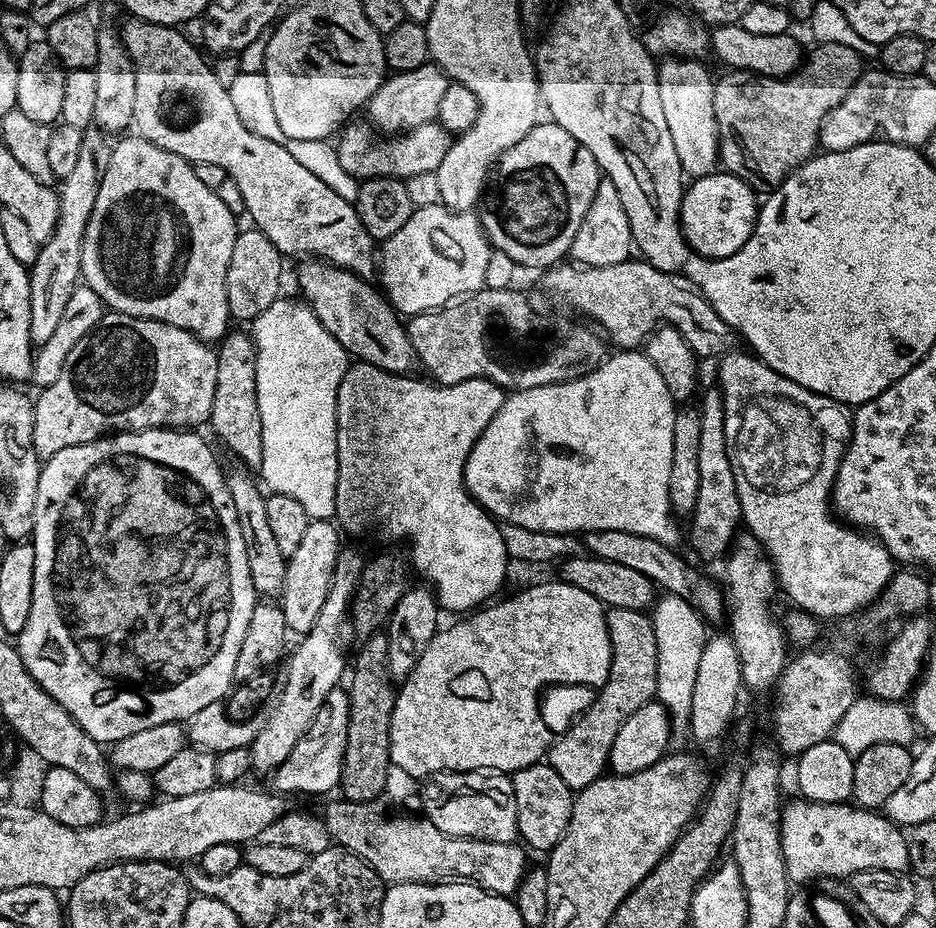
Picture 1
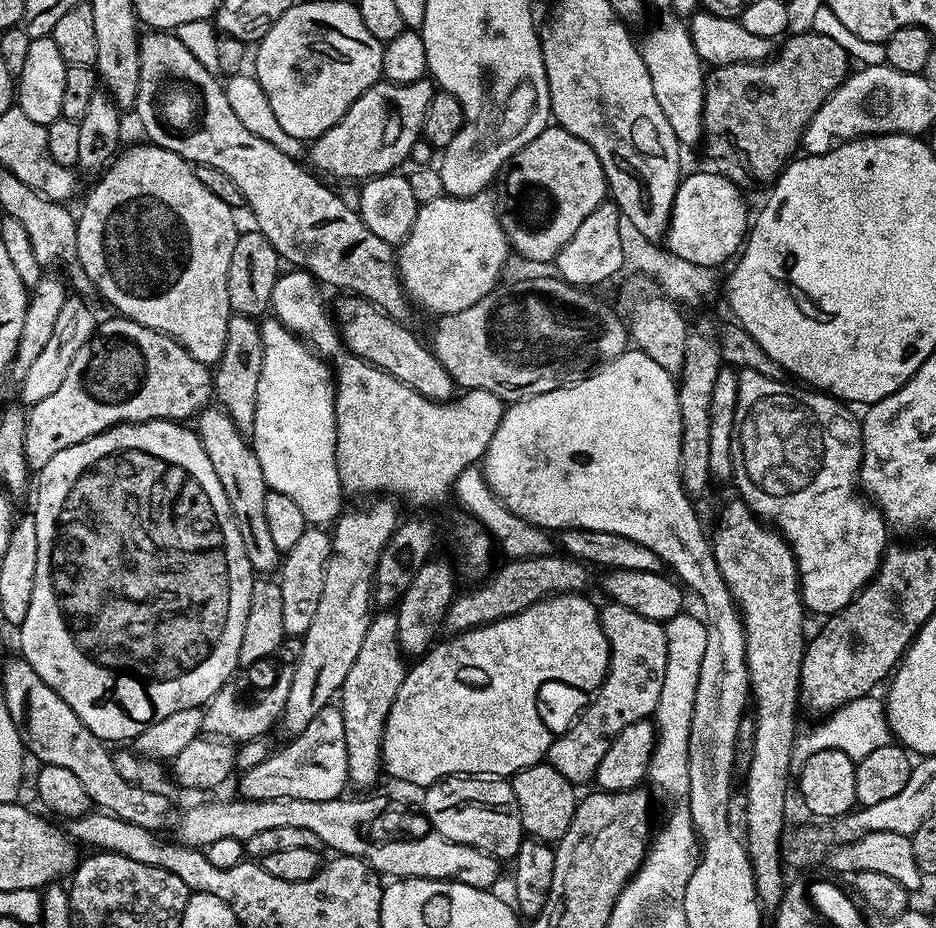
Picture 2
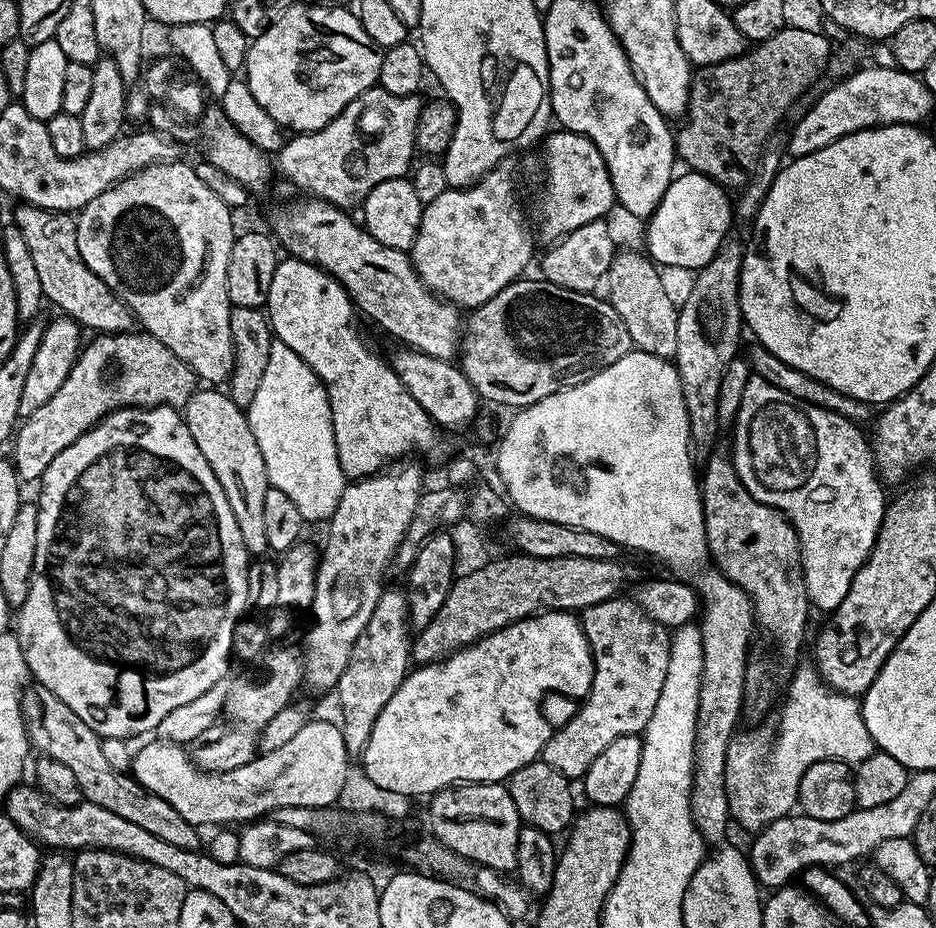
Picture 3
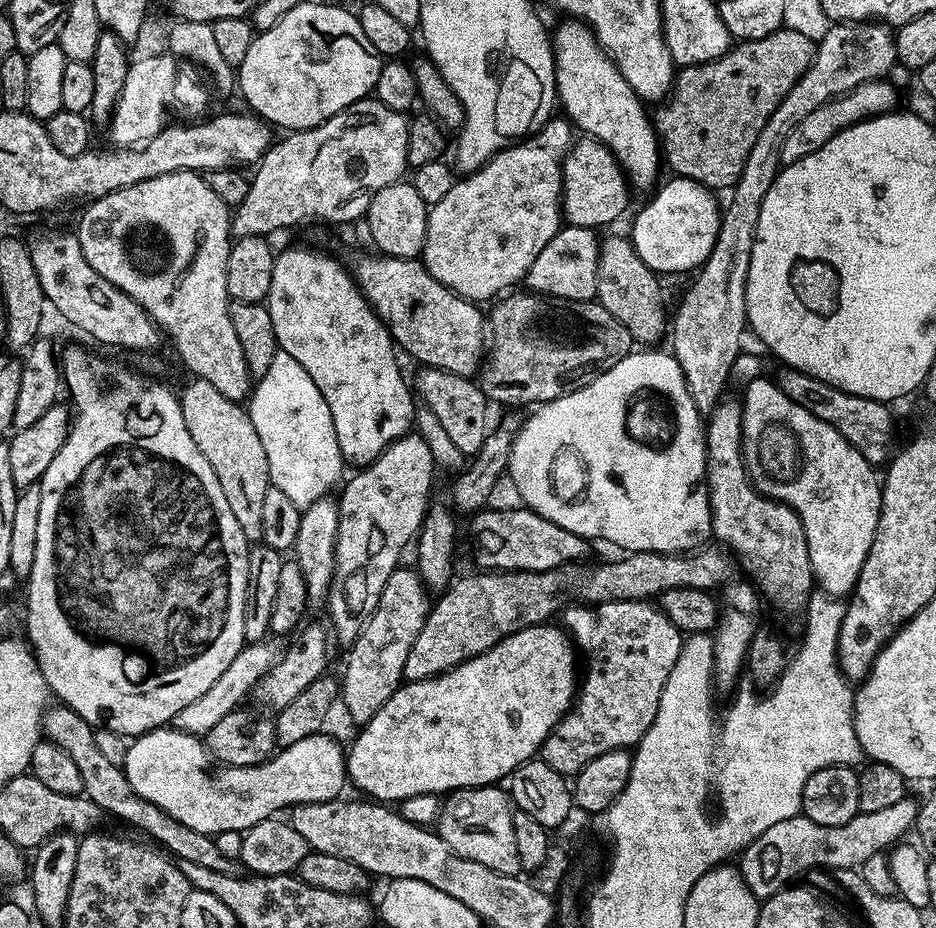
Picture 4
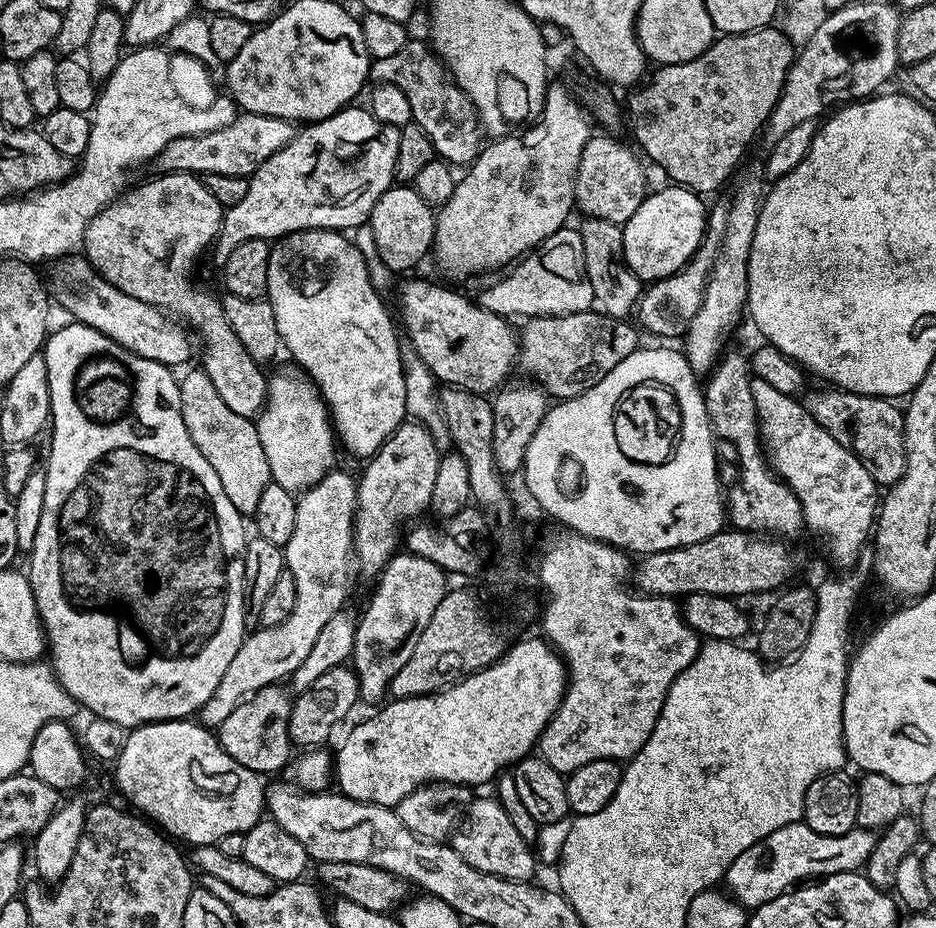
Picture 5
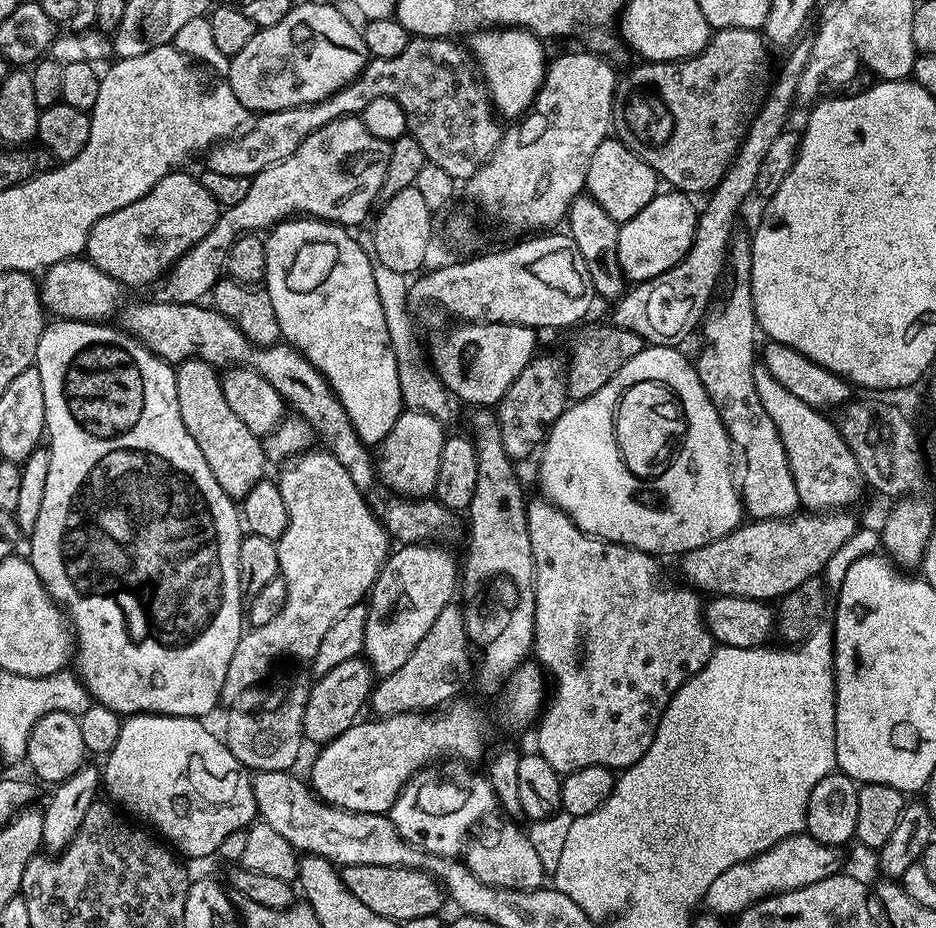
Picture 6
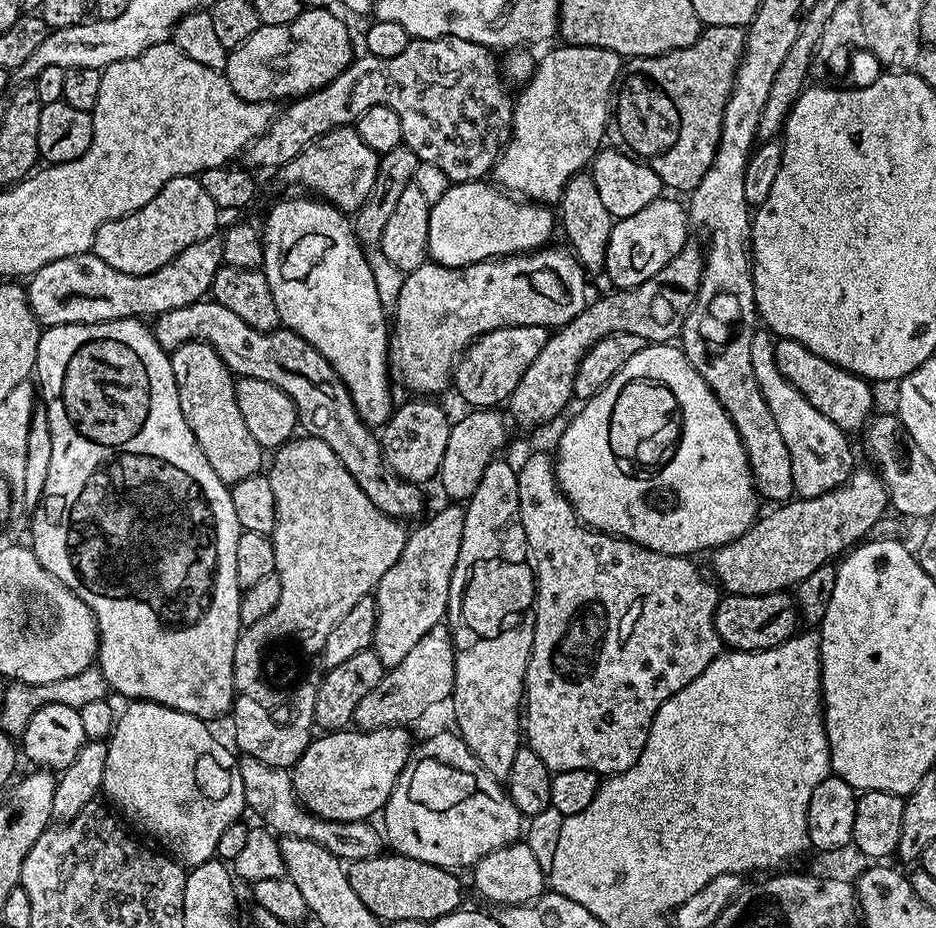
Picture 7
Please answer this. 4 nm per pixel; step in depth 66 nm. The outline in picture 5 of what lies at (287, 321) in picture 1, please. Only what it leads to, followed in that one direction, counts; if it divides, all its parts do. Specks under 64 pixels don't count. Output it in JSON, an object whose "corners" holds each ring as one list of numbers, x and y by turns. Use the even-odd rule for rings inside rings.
{"corners":[[280,372,269,379,268,400,255,425,262,438,262,450,266,450,266,462,270,462,272,483,299,494,333,467,332,455,338,450,334,424,319,390,303,375]]}

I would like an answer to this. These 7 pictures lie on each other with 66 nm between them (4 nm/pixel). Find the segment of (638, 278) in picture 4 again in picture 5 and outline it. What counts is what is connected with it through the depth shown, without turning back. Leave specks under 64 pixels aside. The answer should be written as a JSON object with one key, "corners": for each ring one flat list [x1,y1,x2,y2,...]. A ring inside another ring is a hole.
{"corners":[[589,216,581,219,578,231,586,258,586,274,590,278,595,307,606,316,628,318,633,315,642,291,642,282,624,260,624,230,621,225]]}

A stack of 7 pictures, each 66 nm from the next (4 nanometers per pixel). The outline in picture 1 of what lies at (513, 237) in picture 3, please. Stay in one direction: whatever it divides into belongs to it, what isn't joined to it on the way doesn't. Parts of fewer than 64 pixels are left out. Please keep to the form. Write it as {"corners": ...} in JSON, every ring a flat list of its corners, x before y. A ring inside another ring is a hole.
{"corners":[[441,203,413,208,406,226,379,245,379,287,401,317,411,318,479,292,485,287,492,256,494,249,475,211,453,212]]}

